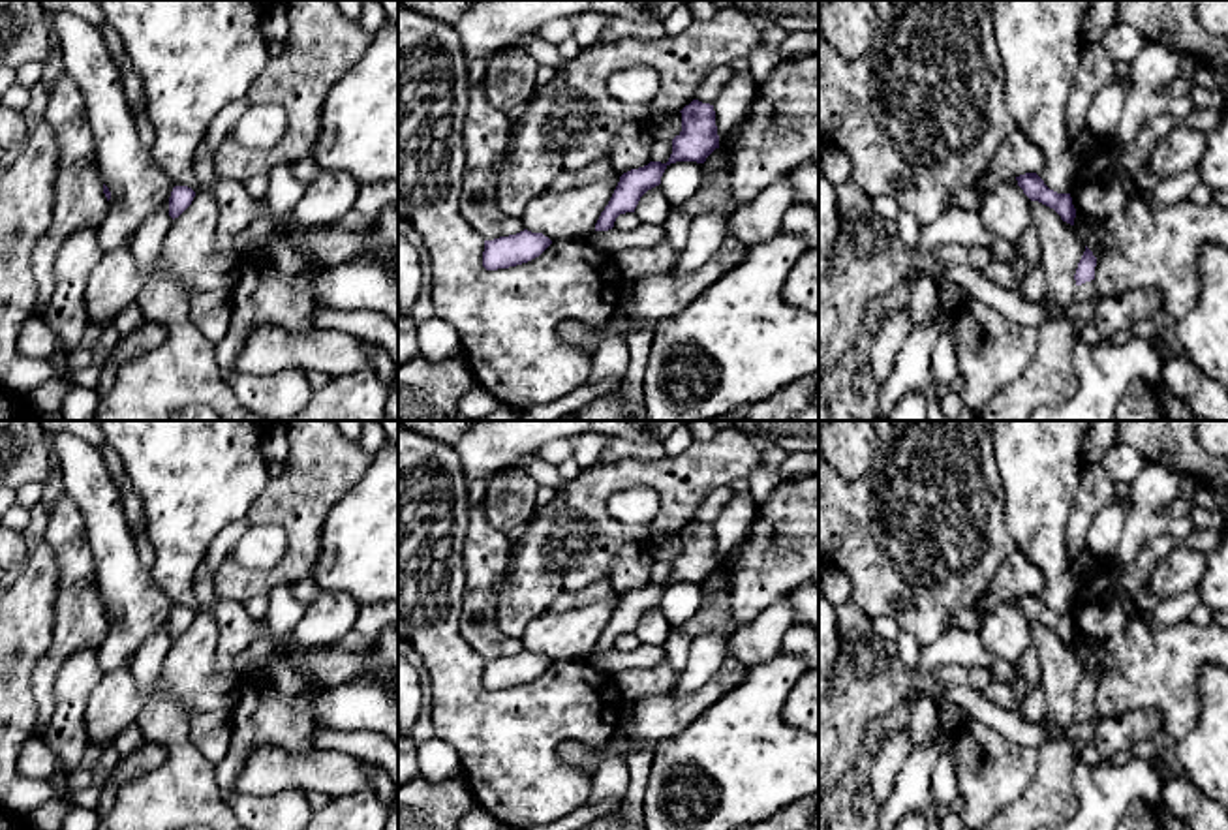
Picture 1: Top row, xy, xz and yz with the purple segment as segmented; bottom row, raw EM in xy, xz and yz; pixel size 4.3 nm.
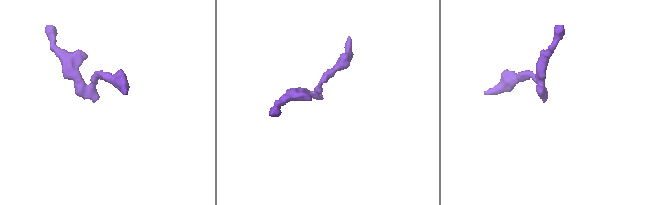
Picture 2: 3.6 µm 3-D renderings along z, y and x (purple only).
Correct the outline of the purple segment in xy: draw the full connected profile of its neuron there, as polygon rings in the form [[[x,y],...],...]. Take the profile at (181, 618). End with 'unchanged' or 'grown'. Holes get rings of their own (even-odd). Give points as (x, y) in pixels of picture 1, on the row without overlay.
[[[175,607],[169,618],[169,637],[178,638],[193,622],[195,612],[188,607]]]; unchanged

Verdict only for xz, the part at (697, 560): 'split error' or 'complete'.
complete

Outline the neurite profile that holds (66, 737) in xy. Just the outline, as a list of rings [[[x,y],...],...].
[[[88,644],[71,653],[56,674],[54,712],[41,740],[58,757],[66,776],[81,766],[83,755],[90,745],[84,710],[101,676],[98,644]]]

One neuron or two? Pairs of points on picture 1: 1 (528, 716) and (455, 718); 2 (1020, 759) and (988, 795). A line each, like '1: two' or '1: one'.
1: one
2: one

